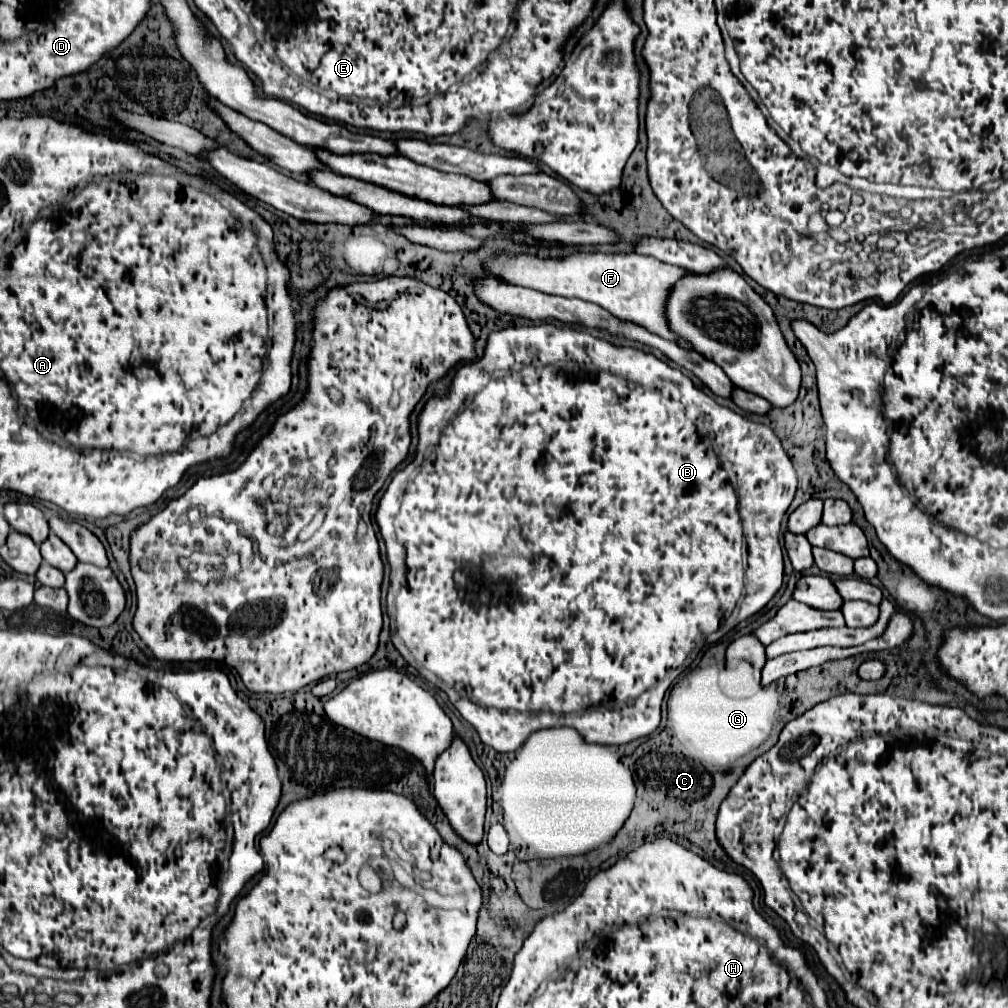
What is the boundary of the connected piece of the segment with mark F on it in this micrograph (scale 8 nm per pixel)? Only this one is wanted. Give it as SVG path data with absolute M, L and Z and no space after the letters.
M574 253L568 259L540 259L540 257L498 257L486 261L486 269L492 275L502 277L506 283L530 287L550 295L562 297L578 297L590 303L604 307L608 313L618 317L620 321L628 321L644 327L646 331L678 343L682 349L692 351L692 345L684 341L678 333L670 331L666 319L666 303L670 291L678 283L678 279L690 275L692 271L662 263L654 257L646 255L604 255L604 253Z

